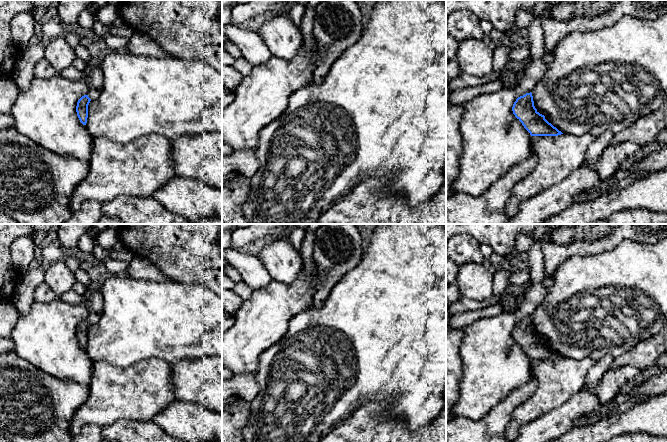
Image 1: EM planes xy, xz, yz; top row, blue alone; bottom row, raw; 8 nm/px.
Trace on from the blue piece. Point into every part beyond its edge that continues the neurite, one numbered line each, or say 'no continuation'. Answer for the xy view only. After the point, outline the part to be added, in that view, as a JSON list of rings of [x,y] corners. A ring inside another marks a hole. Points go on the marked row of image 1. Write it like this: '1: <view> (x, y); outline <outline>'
1: xy (93, 73); outline [[[89,63],[85,70],[85,77],[89,84],[88,97],[91,100],[96,99],[102,91],[103,72],[97,63]]]

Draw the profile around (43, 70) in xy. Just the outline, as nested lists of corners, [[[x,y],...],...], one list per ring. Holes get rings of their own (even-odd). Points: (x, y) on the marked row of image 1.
[[[44,58],[35,66],[35,76],[39,79],[48,79],[56,74],[55,69]]]

